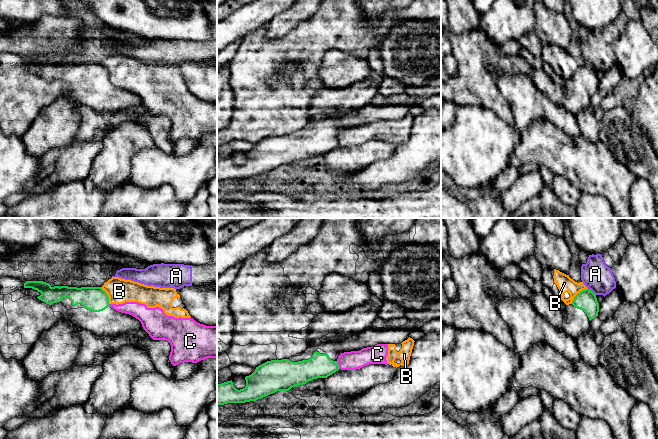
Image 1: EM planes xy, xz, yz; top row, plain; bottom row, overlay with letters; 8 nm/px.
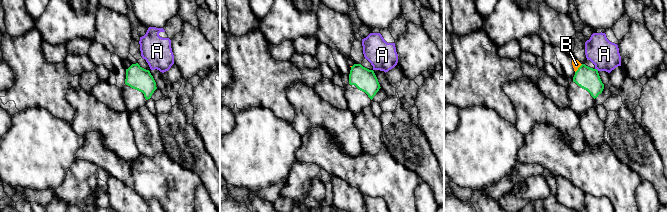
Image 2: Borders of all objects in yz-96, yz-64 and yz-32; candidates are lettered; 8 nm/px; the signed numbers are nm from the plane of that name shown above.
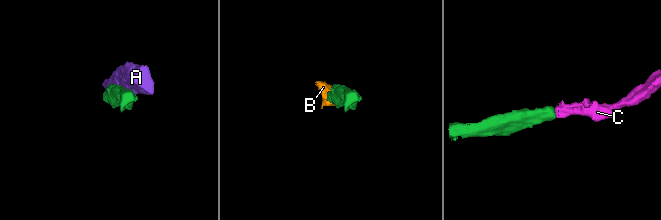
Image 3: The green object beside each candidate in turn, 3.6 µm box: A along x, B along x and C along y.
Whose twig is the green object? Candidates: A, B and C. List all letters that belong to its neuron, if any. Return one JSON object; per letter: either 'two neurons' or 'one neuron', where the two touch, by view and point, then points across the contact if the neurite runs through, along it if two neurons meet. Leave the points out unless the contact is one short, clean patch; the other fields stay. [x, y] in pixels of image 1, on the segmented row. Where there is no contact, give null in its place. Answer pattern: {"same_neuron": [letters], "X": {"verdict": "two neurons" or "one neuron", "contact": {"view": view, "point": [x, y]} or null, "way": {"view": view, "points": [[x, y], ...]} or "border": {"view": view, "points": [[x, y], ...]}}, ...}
{"same_neuron": [], "A": {"verdict": "two neurons", "contact": {"view": "yz", "point": [591, 291]}, "border": {"view": "yz", "points": [[587, 287], [595, 295]]}}, "B": {"verdict": "two neurons", "contact": {"view": "yz", "point": [577, 294]}, "border": {"view": "yz", "points": [[587, 288], [580, 291], [571, 303]]}}, "C": {"verdict": "two neurons", "contact": {"view": "xz", "point": [337, 365]}, "border": {"view": "xz", "points": [[336, 361], [339, 368]]}}}

